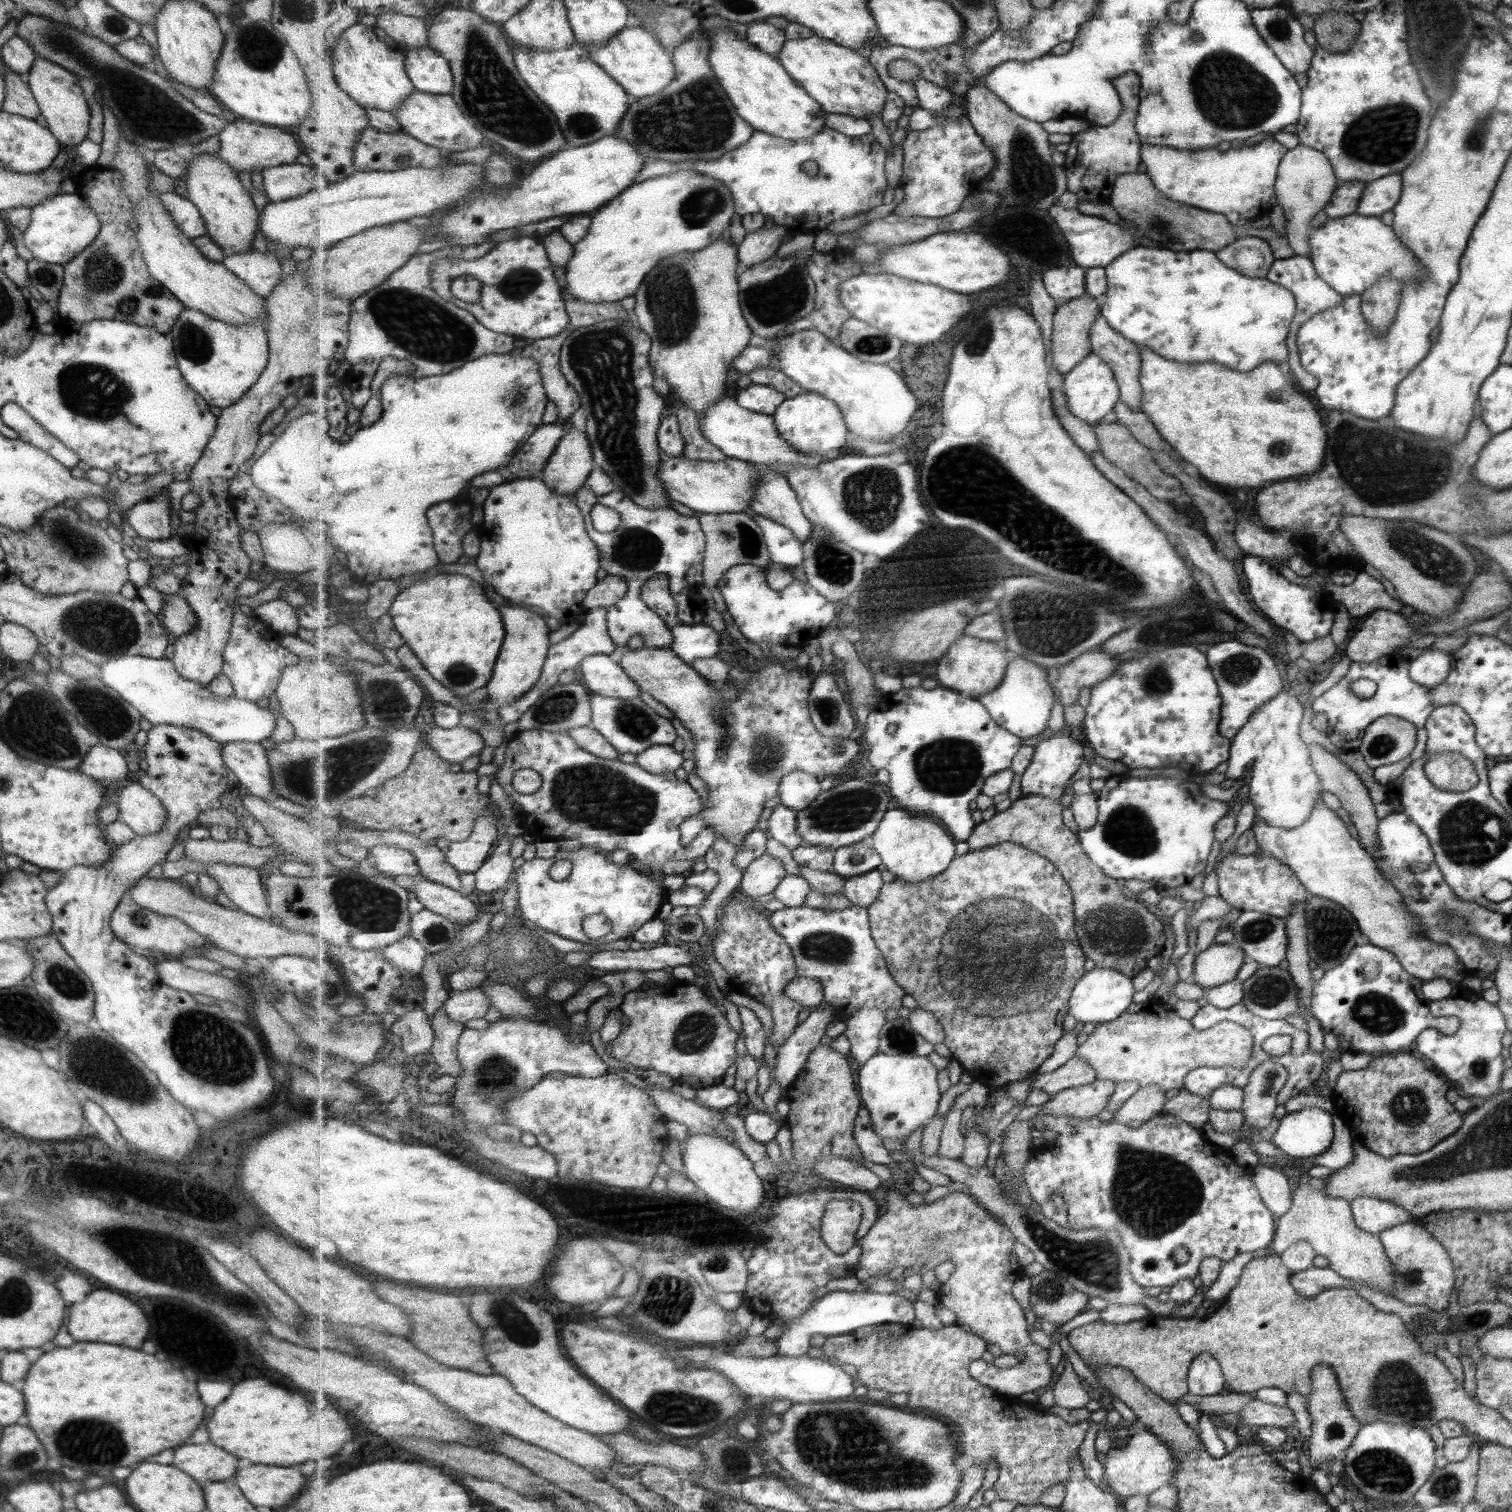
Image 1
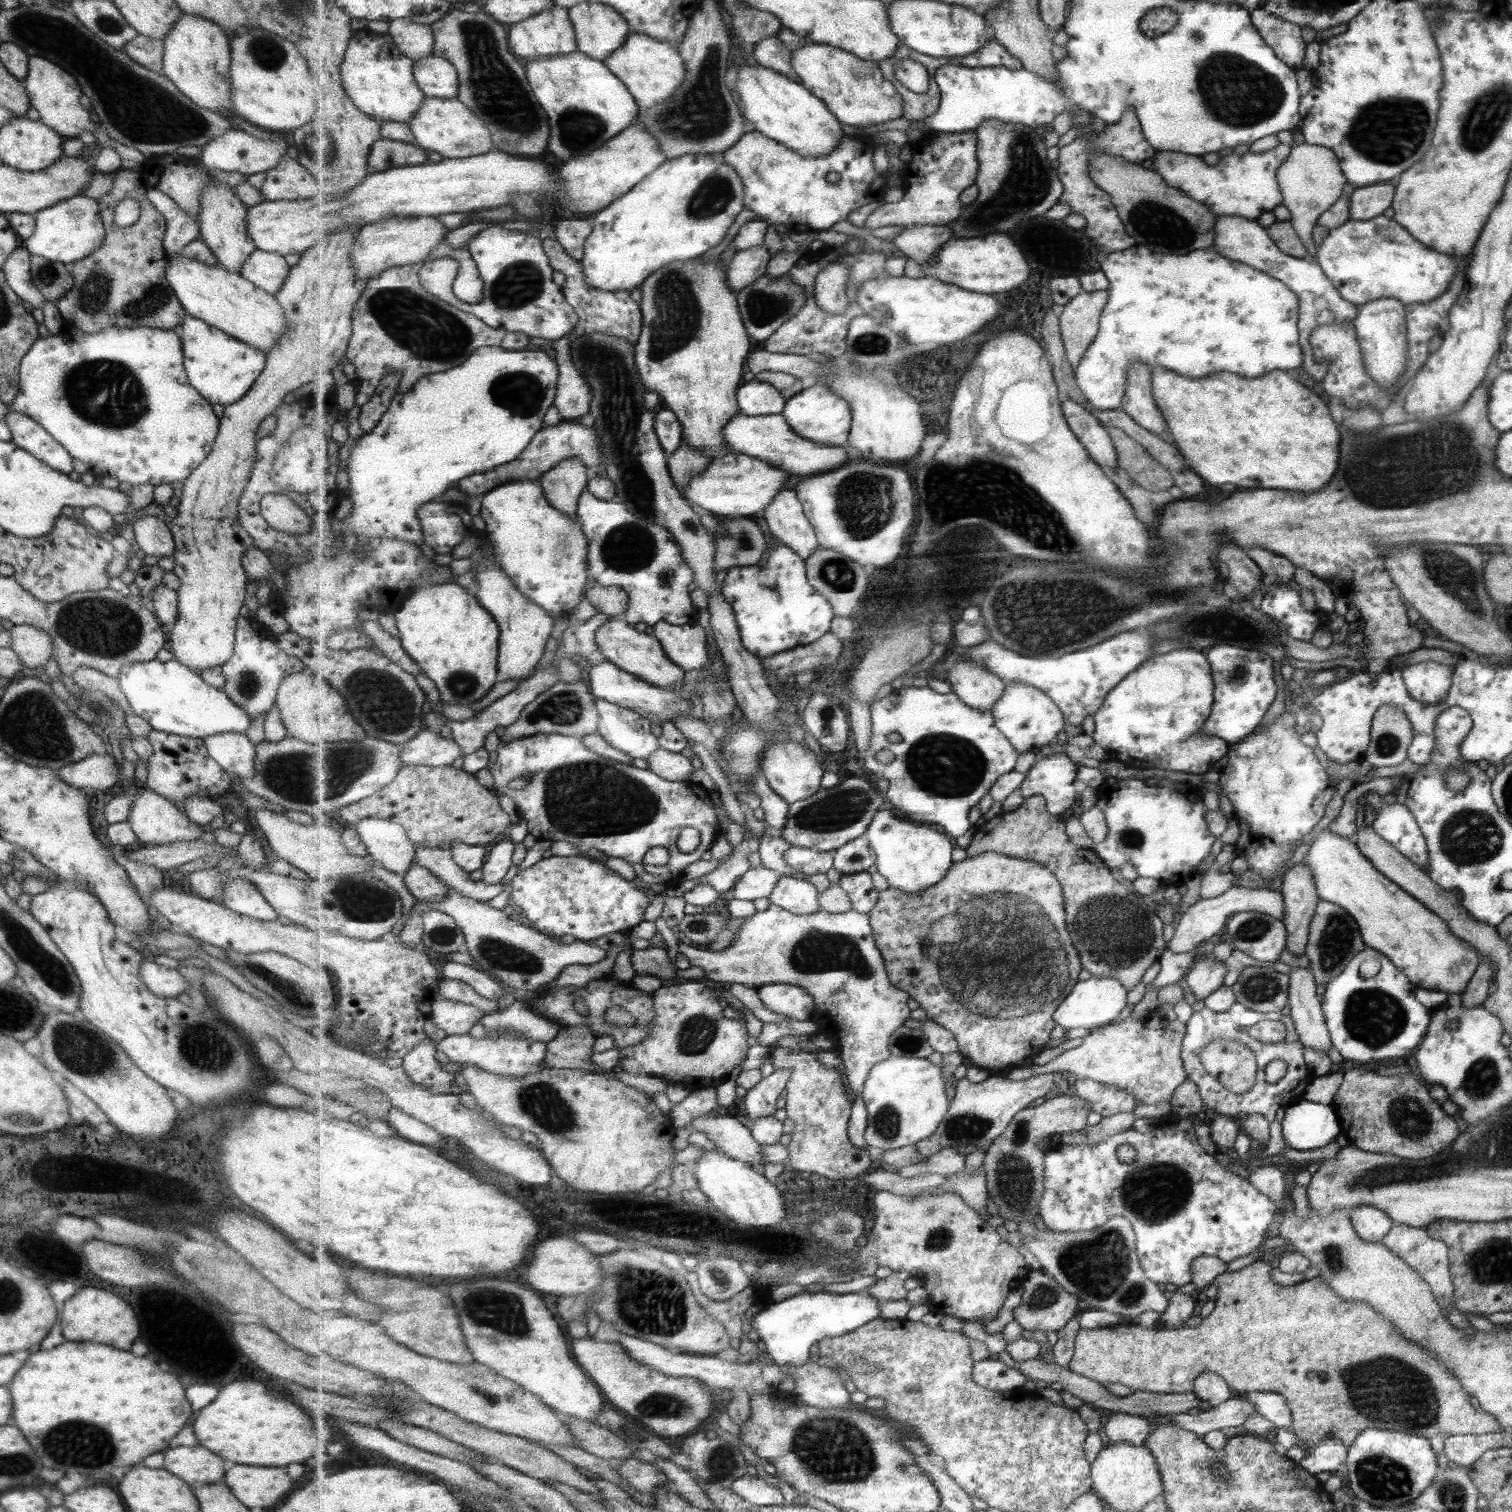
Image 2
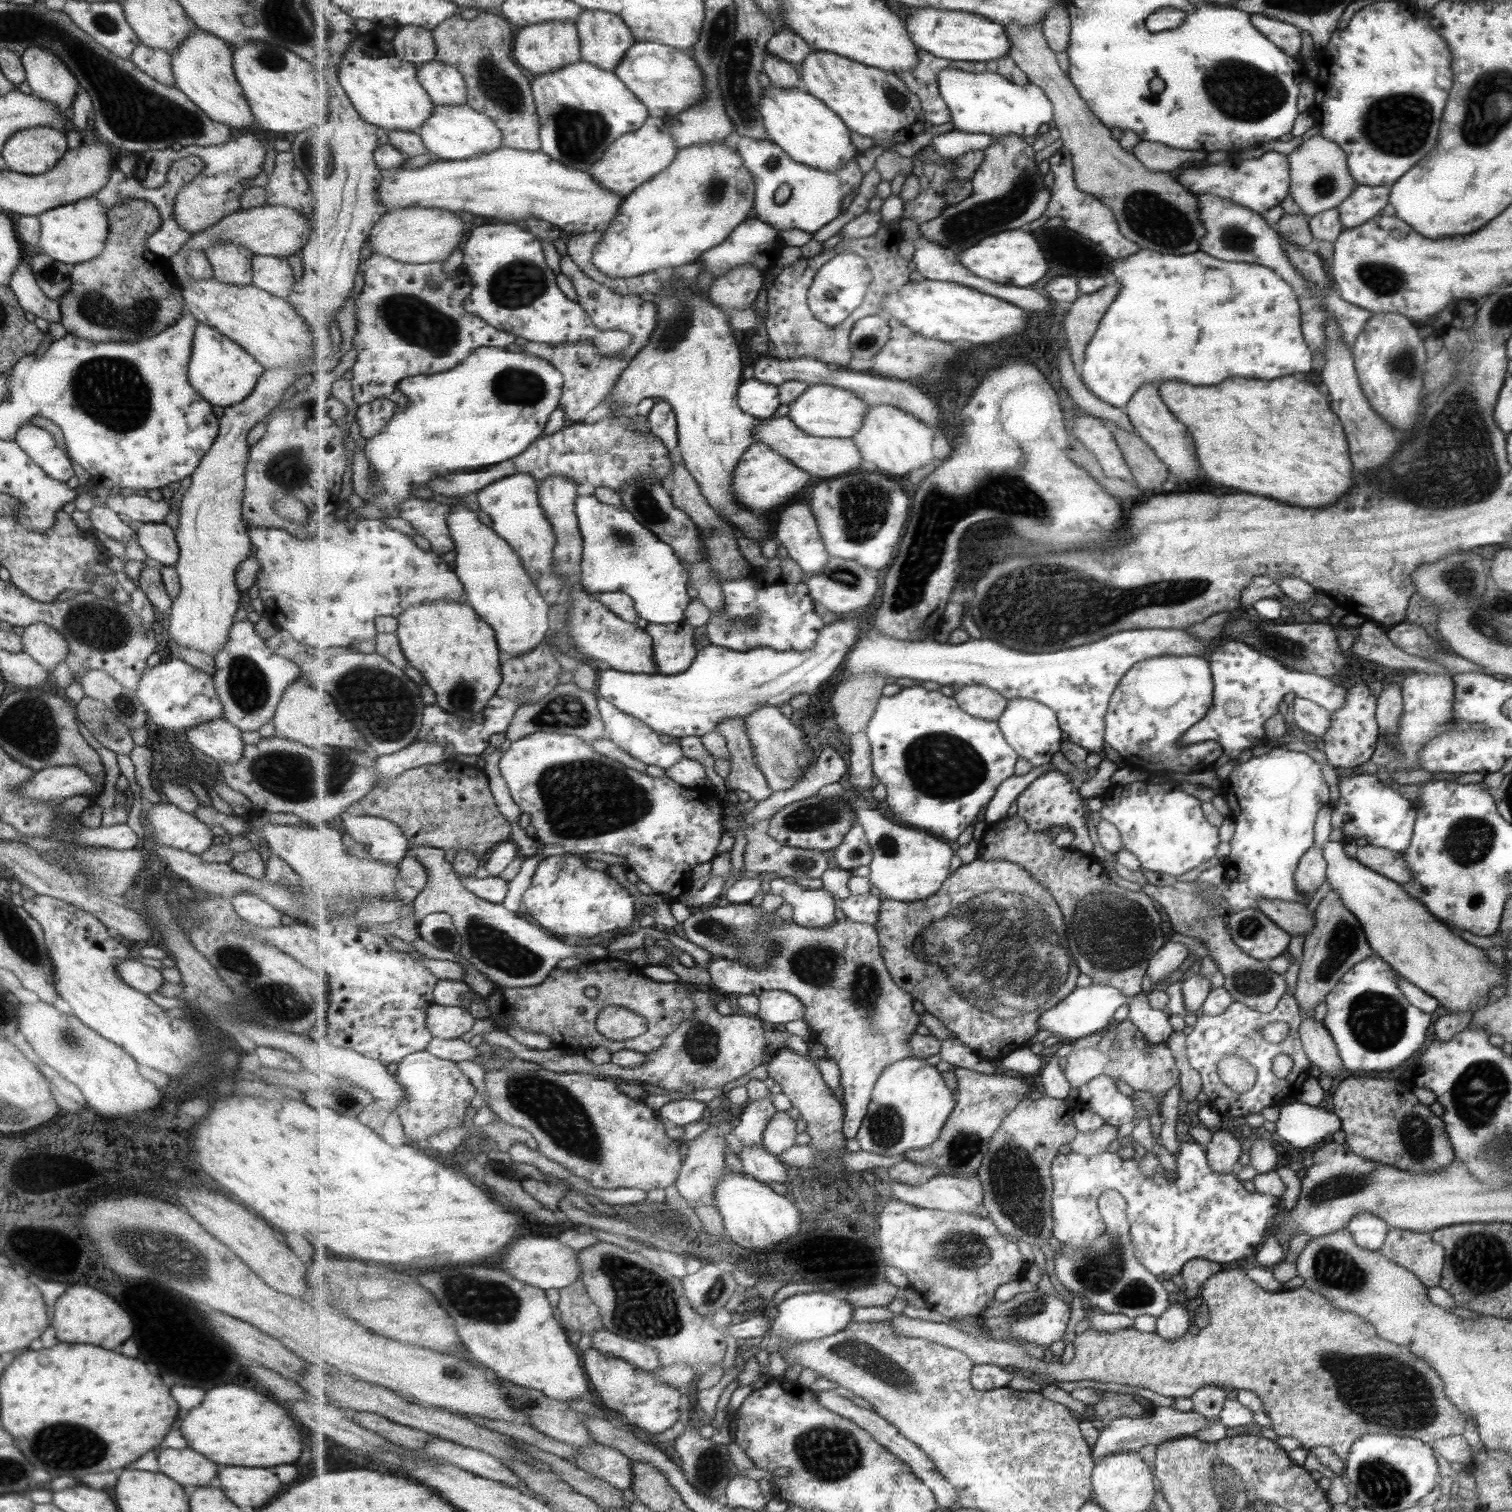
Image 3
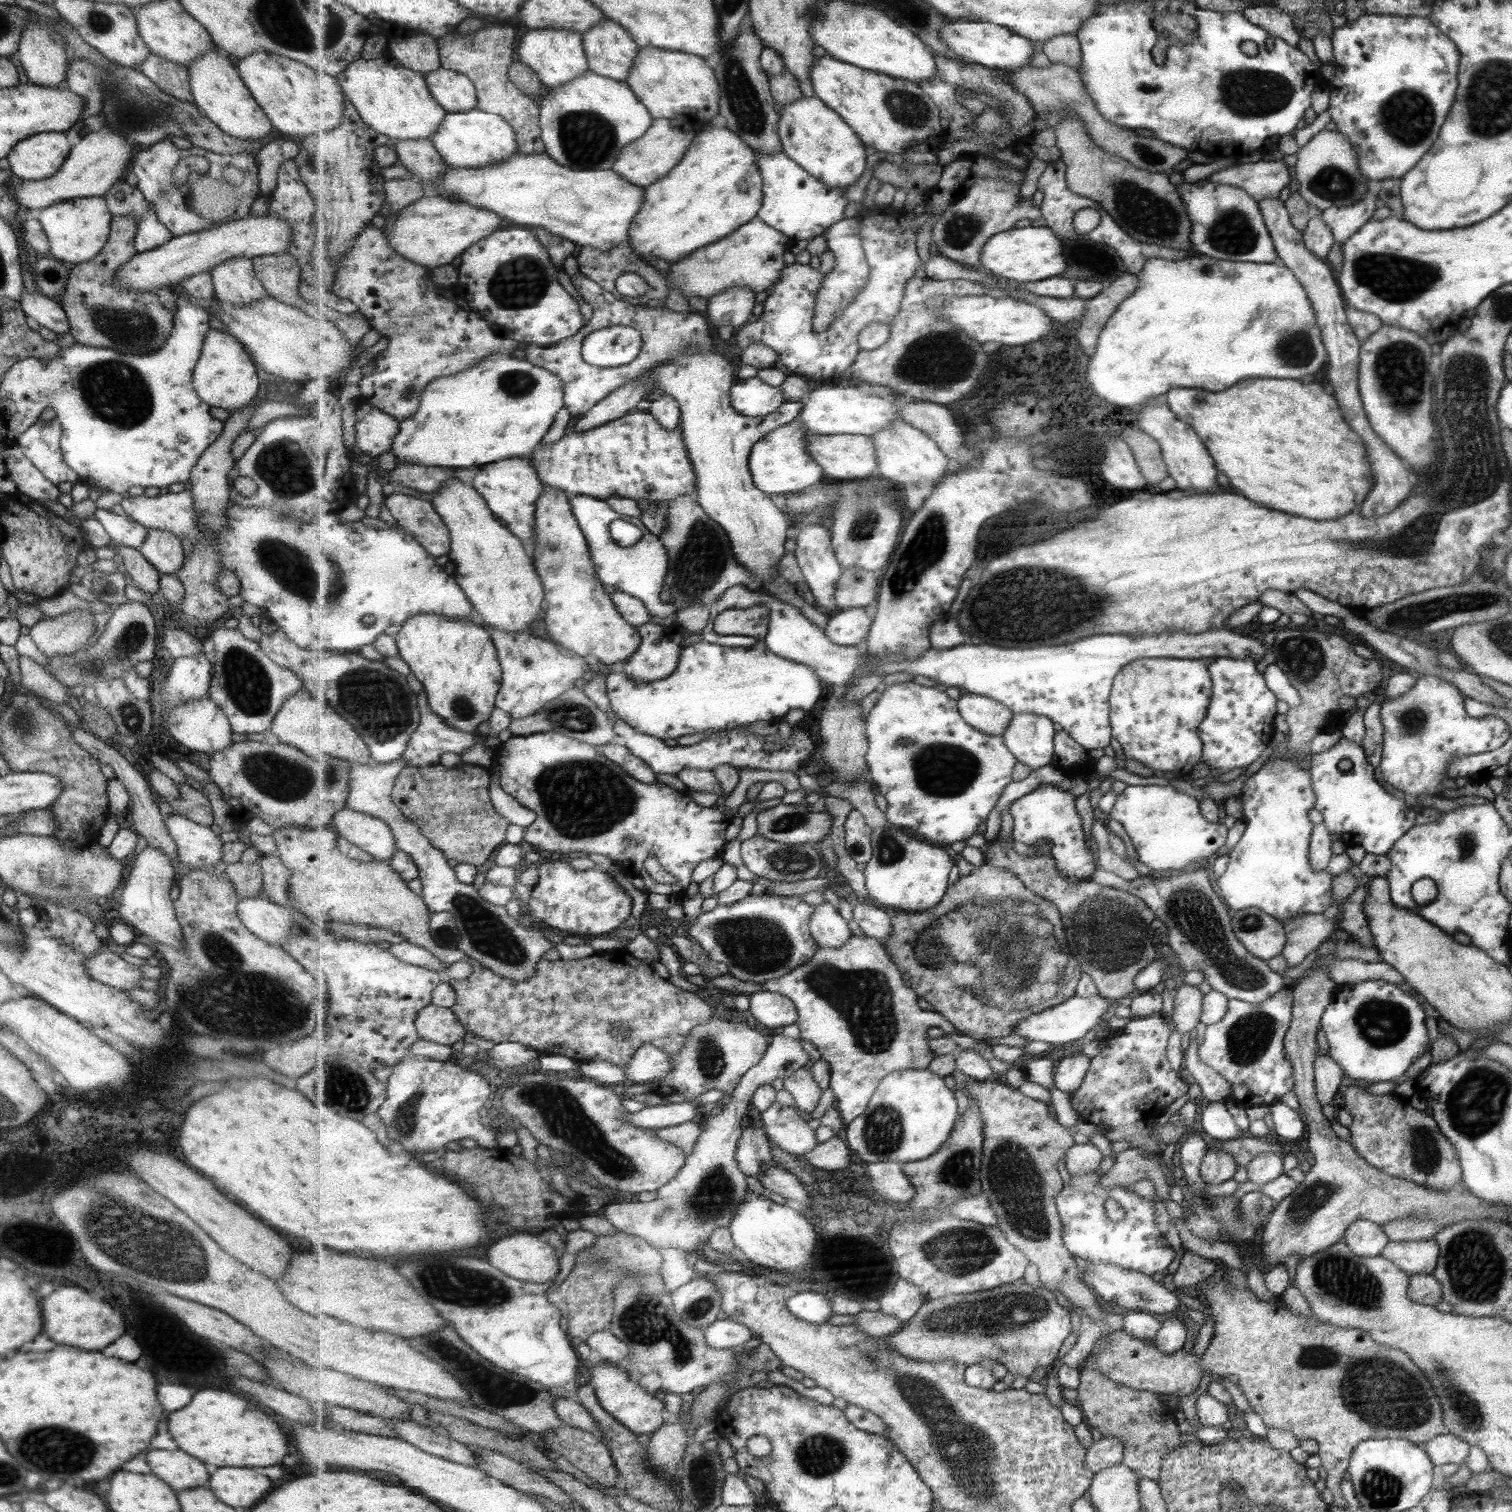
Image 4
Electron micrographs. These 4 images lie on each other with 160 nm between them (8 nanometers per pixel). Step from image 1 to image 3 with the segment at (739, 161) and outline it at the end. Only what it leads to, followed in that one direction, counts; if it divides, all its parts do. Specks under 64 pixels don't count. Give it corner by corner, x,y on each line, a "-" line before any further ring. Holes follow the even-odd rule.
748,136
734,137
733,144
742,154
746,167
754,175
756,182
754,215
779,231
799,229
811,234
819,232
843,213
843,198
851,194
853,188
859,191
865,176
855,158
843,168
831,172
795,162
787,151
769,138
759,140
-
781,184
788,184
791,188
789,199
782,205
775,202
775,192
779,190

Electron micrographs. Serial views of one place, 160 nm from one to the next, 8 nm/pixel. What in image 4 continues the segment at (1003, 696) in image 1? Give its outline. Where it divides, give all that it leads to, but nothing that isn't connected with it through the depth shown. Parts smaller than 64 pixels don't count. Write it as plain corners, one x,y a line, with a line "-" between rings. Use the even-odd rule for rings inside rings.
1023,713
1015,715
1003,737
1018,762
1033,771
1052,765
1056,752
1055,724
1049,717

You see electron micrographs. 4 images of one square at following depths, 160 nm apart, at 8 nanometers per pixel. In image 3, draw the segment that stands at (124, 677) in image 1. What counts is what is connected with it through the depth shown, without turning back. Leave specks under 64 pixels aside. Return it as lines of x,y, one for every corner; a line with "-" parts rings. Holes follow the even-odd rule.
178,658
155,667
147,667
133,692
147,718
165,730
184,733
187,728
193,728
197,724
223,720
223,707
216,695
212,677
190,664
180,662

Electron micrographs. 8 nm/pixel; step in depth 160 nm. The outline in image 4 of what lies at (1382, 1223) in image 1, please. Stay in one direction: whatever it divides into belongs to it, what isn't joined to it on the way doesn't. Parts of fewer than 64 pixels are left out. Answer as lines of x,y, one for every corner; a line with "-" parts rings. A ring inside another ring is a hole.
1359,1220
1347,1227
1342,1241
1359,1257
1375,1257
1386,1249
1389,1239
1383,1226

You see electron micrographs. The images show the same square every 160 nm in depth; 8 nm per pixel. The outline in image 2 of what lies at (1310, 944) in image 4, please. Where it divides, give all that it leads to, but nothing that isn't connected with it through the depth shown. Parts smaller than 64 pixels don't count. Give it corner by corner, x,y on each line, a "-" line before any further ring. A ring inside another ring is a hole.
1231,886
1223,894
1215,898
1199,898
1183,914
1176,917
1173,925
1174,933
1172,939
1167,942
1167,950
1175,954
1189,952
1199,942
1203,942
1203,940
1211,938
1213,934
1217,934
1217,931
1227,922
1232,914
1243,911
1257,911
1263,914
1269,914
1273,919
1282,920
1284,917
1283,895
1280,891
1270,891
1261,887
1250,889
1248,887

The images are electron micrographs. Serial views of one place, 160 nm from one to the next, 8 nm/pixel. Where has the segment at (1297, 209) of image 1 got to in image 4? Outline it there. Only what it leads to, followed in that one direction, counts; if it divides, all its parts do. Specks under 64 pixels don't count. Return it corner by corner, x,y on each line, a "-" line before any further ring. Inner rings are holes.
1321,129
1291,158
1299,184
1298,191
1320,211
1334,206
1351,206
1367,194
1367,182
1358,167
1358,155
1349,139
1339,131

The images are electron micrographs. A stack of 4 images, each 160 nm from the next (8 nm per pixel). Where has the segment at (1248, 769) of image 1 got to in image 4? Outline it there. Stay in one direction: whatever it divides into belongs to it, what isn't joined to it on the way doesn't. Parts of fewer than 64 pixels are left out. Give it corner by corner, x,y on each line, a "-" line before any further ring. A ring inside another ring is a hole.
1297,757
1292,759
1277,759
1273,761
1267,760
1256,773
1252,774
1244,782
1243,787
1237,796
1240,798
1243,808
1243,814
1240,820
1245,824
1245,829
1237,844
1235,844
1233,849
1227,853
1229,855
1229,861
1226,864
1225,871
1218,877
1217,881
1219,894
1222,894
1223,902
1226,902
1227,906
1230,906
1233,912
1249,907
1255,907
1259,910
1265,911
1268,915
1271,915
1271,918
1278,919
1279,922
1284,922
1285,924
1286,920
1292,918
1292,916
1297,916
1298,914
1326,913
1330,908
1333,901
1333,877
1327,874
1326,868
1321,872
1314,871
1310,867
1309,861
1310,834
1314,825
1311,824
1307,818
1307,810
1313,807
1314,802
1316,801
1312,782
1313,780
1311,780
1311,774
1309,774
1308,768
1303,769
1303,760
1299,760

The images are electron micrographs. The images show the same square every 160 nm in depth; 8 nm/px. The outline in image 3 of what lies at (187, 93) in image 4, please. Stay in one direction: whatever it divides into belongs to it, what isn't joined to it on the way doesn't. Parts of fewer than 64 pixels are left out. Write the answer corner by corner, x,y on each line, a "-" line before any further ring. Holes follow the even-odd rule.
139,43
133,49
129,60
157,82
174,86
175,79
171,70
171,57
171,54
165,50
152,49

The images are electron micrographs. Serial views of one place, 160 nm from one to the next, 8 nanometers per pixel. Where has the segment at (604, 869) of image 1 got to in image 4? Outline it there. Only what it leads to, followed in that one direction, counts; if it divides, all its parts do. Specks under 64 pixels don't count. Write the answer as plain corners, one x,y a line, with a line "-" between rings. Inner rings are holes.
568,859
562,861
543,860
539,864
539,879
533,886
531,899
528,906
530,907
531,914
538,917
541,921
562,934
589,934
589,936
600,937
601,934
607,934
615,928
621,926
624,920
630,920
631,912
633,912
633,898
625,892
609,874
601,874
599,870
585,870
579,872
571,867

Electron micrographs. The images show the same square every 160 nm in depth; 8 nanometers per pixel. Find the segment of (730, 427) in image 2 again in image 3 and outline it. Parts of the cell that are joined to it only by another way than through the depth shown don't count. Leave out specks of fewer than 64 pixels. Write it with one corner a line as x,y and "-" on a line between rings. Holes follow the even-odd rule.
789,415
764,419
756,428
757,441
773,447
775,451
789,457
800,469
813,476
835,478
866,464
854,438
823,438
807,434
807,431
801,430

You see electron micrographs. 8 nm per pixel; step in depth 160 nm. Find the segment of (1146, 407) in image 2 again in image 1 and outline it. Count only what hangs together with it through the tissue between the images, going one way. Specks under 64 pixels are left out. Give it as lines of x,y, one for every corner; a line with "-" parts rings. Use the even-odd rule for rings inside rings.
1100,314
1091,329
1093,353
1107,361
1119,383
1119,400
1133,412
1140,411
1142,385
1139,382
1142,359
1140,347
1123,338

